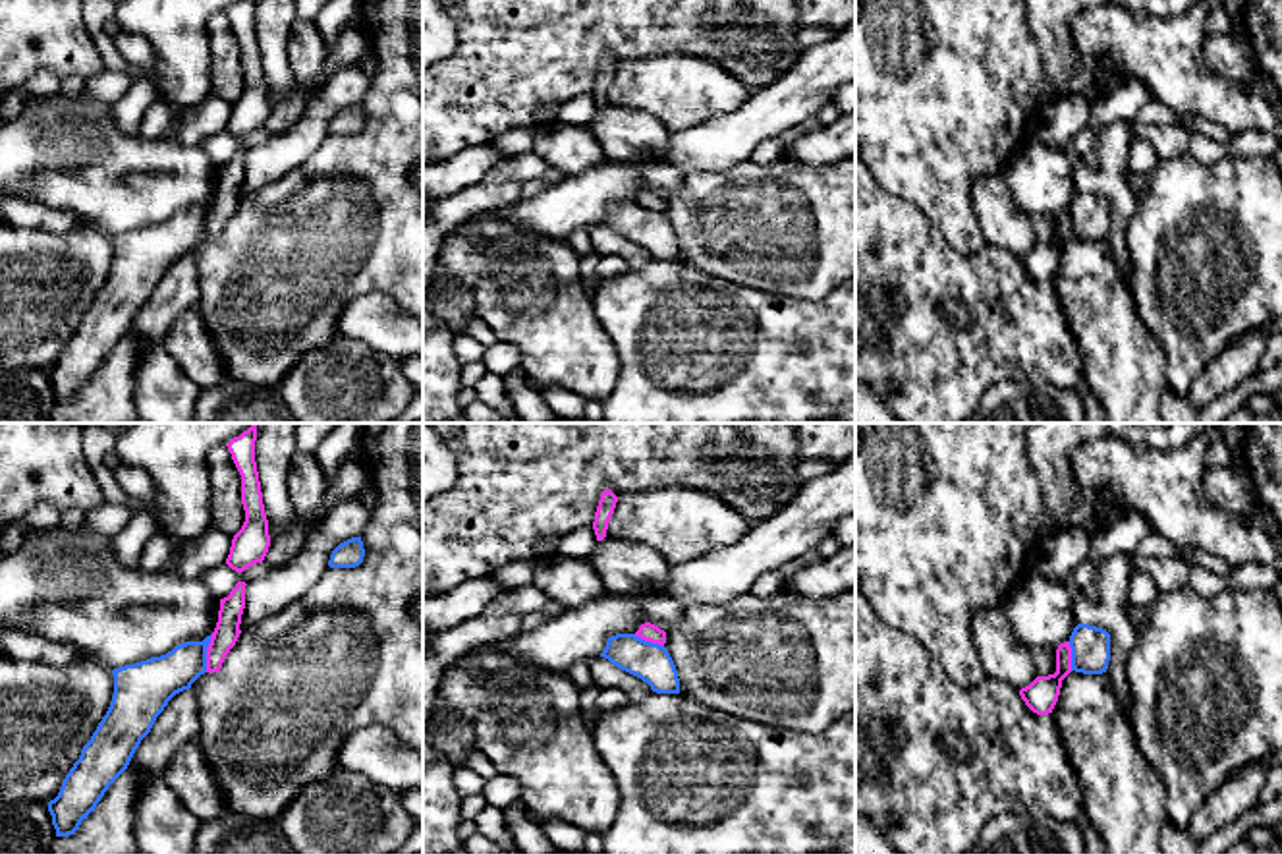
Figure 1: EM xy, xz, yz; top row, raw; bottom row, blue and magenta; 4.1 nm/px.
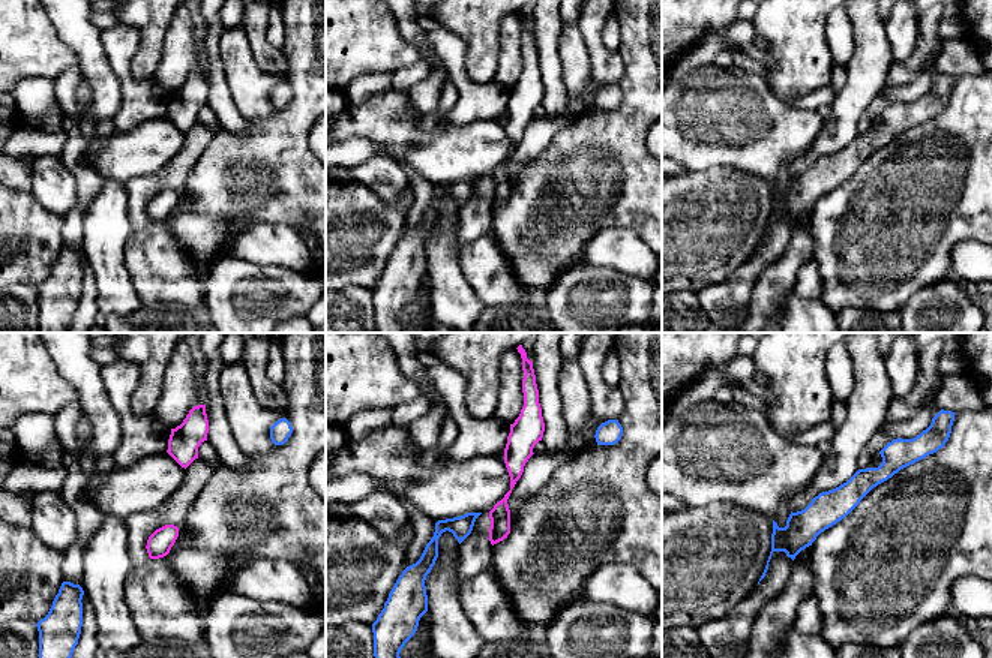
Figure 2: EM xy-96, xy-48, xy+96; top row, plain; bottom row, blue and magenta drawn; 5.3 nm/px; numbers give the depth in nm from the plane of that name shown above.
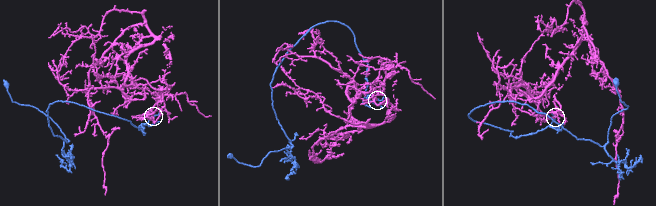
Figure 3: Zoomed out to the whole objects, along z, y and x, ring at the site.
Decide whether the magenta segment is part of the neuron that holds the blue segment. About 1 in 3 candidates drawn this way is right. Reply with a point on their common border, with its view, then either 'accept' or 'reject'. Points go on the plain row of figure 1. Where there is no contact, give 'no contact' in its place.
contact xy (205, 221); reject

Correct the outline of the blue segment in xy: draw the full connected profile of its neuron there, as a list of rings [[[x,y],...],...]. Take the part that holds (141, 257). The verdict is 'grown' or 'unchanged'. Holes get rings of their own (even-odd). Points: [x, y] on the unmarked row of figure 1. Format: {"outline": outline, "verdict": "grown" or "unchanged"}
{"outline": [[[212,201],[112,238],[110,274],[66,342],[58,363],[48,369],[56,404],[70,404],[79,396],[108,354],[127,336],[168,269],[207,240],[210,205]]], "verdict": "unchanged"}

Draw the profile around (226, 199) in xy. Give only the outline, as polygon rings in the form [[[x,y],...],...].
[[[237,149],[228,164],[220,166],[218,189],[207,214],[207,240],[218,240],[236,213],[245,176],[245,149]]]

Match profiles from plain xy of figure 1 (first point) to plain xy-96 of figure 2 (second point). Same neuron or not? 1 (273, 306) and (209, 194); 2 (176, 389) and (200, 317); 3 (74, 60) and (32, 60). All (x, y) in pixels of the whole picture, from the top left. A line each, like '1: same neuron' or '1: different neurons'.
1: same neuron
2: different neurons
3: same neuron

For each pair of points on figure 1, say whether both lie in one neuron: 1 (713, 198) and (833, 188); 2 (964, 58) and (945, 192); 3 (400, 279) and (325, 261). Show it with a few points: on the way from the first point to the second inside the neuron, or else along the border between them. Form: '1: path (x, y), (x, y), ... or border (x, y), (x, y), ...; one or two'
1: path (742, 198), (804, 198); one
2: path (945, 91), (945, 159); one
3: path (381, 261), (344, 261); one

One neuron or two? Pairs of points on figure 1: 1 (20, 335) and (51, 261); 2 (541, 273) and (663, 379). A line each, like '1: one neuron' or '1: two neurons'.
1: one neuron
2: two neurons

